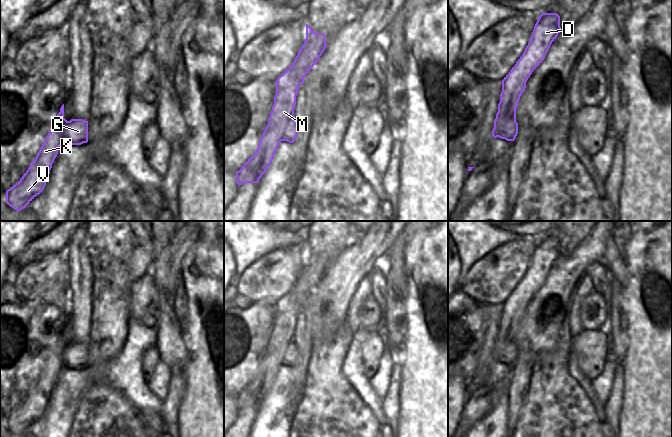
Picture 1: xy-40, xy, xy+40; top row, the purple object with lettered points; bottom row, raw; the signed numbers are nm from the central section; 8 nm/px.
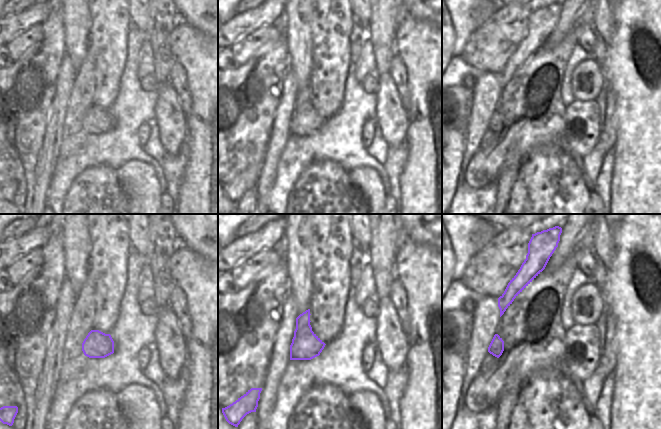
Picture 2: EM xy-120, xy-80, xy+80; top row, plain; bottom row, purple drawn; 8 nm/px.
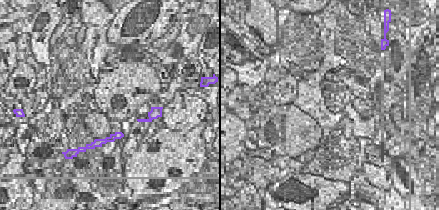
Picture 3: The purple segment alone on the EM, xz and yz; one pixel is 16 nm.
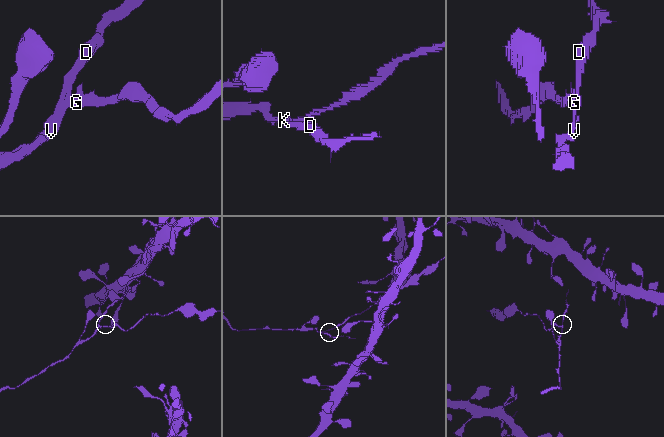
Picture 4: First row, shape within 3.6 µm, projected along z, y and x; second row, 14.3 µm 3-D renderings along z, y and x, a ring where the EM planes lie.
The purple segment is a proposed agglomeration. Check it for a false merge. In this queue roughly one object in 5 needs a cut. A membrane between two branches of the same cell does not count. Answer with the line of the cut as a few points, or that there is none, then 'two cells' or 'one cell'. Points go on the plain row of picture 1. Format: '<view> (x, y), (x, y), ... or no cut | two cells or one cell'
xy-40 (70, 345), (67, 366) | two cells

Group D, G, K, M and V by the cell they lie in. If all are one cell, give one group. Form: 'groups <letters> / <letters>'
groups D K M V / G

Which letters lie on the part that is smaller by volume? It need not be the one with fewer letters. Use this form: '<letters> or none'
G

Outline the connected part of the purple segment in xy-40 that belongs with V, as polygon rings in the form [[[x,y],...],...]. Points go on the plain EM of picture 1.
[[[64,328],[56,348],[46,360],[35,384],[22,402],[6,415],[6,427],[17,435],[24,433],[45,412],[52,388],[63,367],[68,367],[70,345],[64,342]]]

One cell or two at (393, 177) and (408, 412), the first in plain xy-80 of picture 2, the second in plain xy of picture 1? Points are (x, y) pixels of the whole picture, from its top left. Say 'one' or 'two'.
two

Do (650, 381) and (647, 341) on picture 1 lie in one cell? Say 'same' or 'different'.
same

